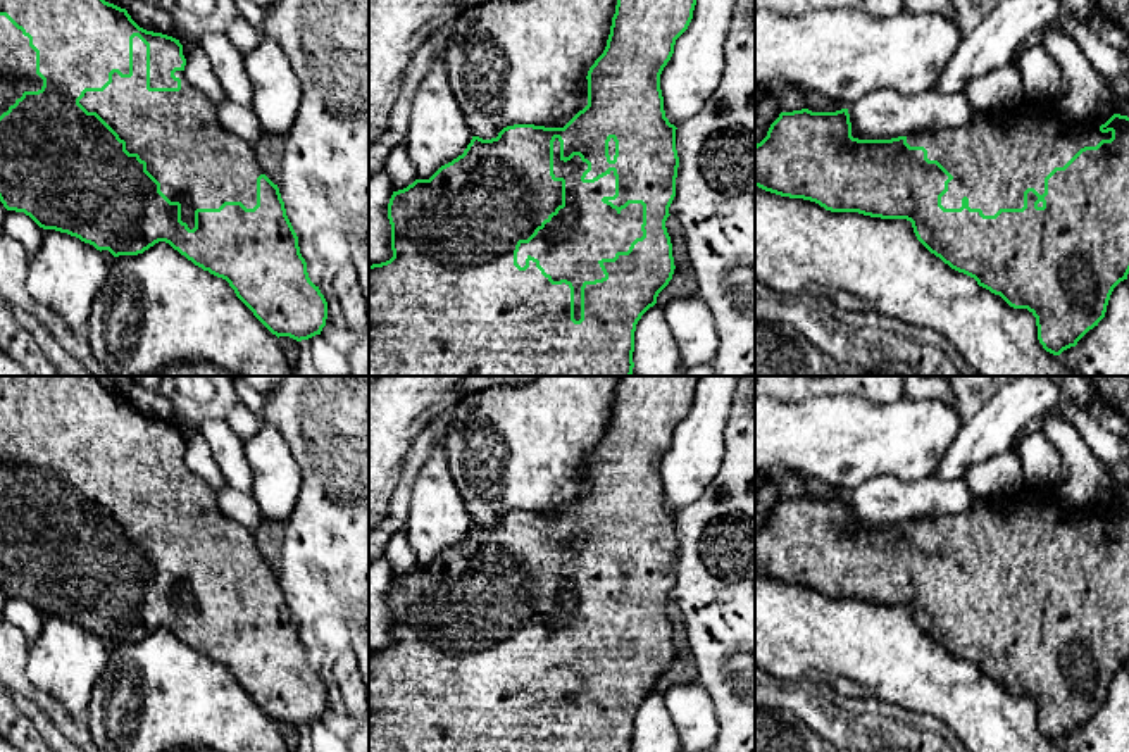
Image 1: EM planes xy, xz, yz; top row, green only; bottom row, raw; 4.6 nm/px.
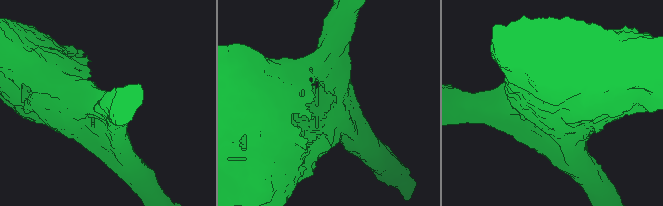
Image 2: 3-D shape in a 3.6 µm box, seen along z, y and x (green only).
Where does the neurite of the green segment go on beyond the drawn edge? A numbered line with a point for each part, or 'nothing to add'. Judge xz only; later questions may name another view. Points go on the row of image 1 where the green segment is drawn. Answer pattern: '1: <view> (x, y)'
1: xz (586, 230)

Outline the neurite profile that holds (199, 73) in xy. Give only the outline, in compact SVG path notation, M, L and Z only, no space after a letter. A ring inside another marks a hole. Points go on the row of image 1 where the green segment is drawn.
M179 40L184 50L184 76L186 79L200 90L214 105L219 105L226 102L226 93L217 81L210 62L202 48L202 45L196 41Z

